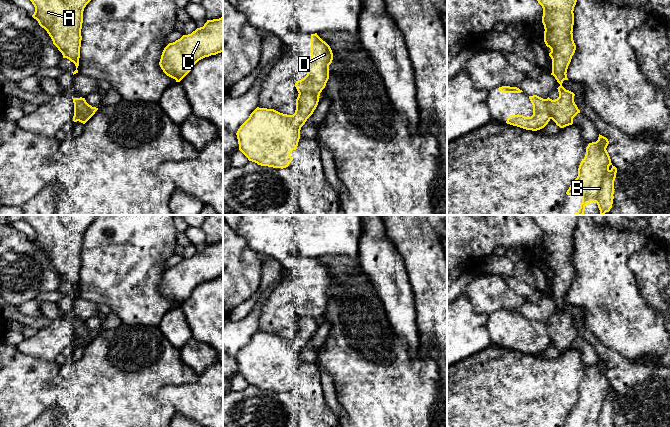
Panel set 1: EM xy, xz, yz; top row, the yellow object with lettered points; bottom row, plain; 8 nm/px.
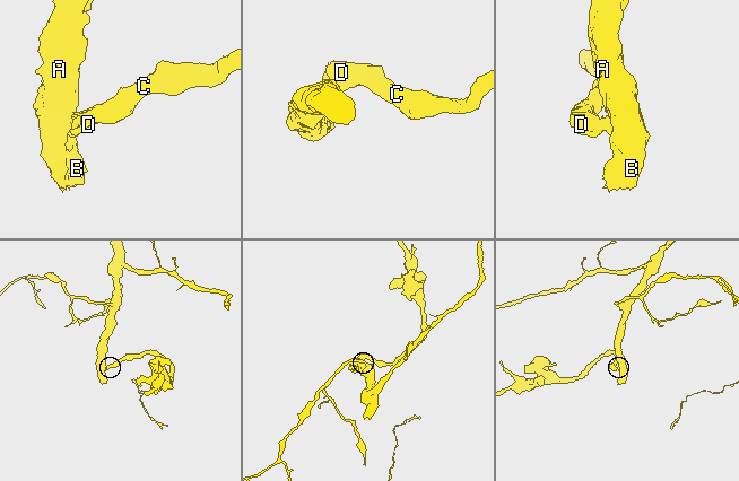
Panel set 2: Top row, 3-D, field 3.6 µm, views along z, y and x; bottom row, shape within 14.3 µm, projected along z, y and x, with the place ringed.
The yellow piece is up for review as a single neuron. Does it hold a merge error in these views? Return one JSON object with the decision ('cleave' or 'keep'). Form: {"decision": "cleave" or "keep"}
{"decision": "cleave"}

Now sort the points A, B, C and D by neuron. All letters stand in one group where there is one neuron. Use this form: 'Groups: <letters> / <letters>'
Groups: A B / C D

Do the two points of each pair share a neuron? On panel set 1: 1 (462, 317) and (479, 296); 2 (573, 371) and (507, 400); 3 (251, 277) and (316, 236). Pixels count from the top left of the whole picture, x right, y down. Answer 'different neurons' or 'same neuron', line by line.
1: different neurons
2: same neuron
3: different neurons

